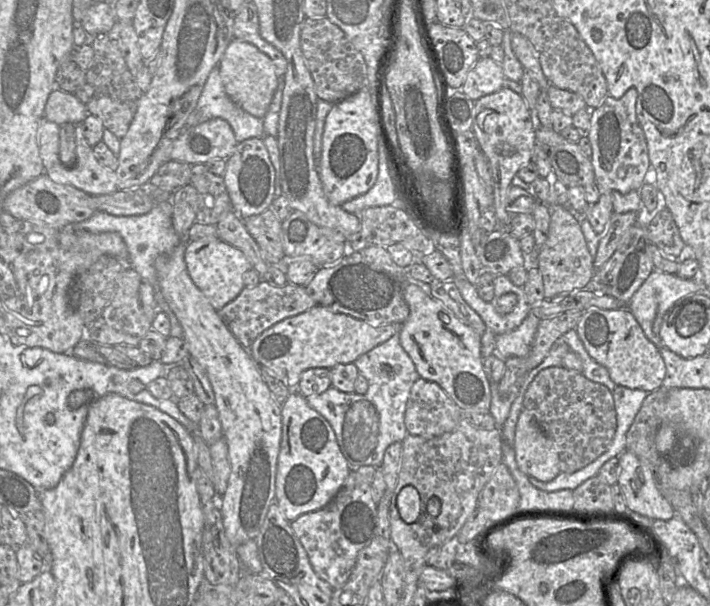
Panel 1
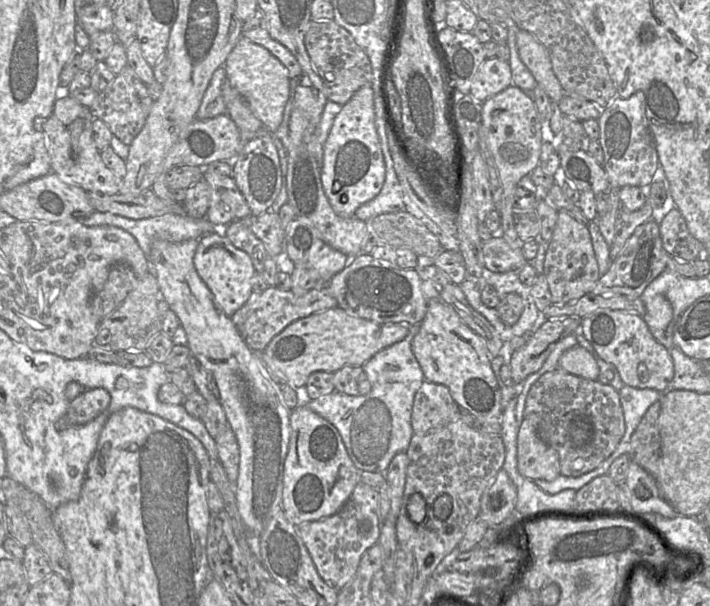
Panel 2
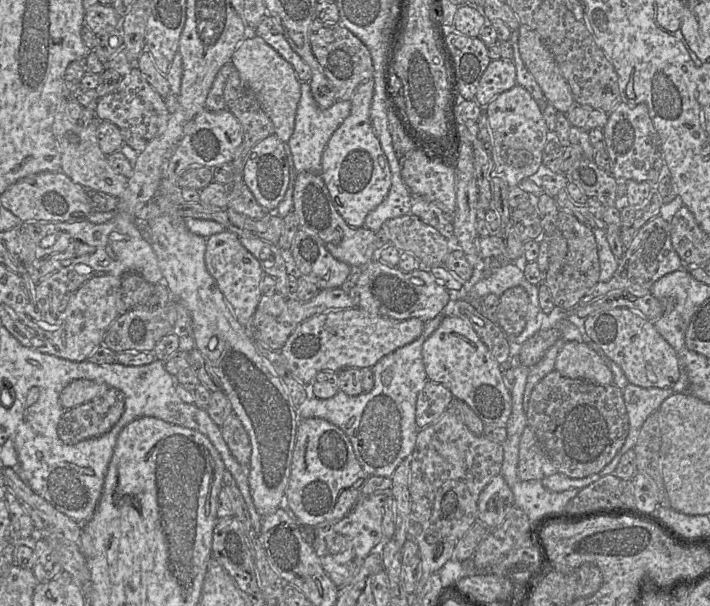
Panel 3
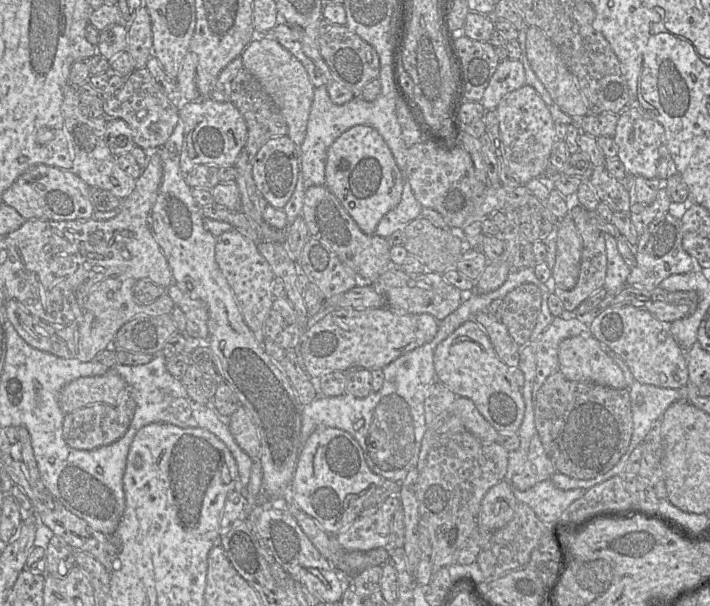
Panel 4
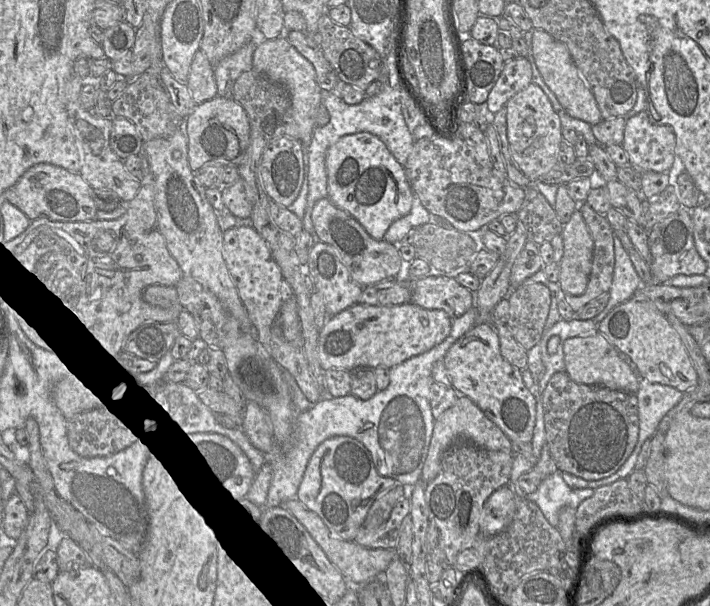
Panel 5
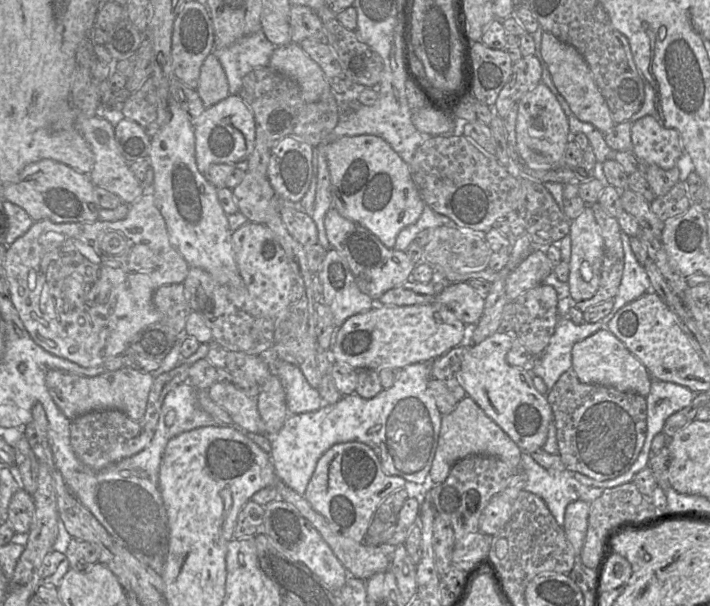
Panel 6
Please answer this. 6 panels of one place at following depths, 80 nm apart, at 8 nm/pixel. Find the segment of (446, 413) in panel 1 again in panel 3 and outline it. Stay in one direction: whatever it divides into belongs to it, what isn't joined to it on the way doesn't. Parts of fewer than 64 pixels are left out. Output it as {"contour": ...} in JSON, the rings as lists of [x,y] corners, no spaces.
{"contour":[[[429,380],[417,397],[417,427],[423,429],[436,422],[454,400],[450,390]]]}

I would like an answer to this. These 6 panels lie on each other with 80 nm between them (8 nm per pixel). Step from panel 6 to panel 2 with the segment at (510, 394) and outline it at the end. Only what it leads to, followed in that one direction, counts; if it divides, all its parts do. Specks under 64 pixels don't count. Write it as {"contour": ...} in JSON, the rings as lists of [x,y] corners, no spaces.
{"contour":[[[440,299],[431,300],[411,348],[425,381],[446,386],[455,403],[474,417],[501,417],[504,409],[500,387],[491,367],[493,357],[485,340],[472,331],[452,307]]]}

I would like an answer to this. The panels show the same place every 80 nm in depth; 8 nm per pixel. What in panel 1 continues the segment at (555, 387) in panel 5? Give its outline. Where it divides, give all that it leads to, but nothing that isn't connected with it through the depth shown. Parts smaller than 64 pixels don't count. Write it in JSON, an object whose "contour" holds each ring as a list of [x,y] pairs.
{"contour":[[[549,367],[540,371],[525,393],[523,408],[532,414],[543,432],[554,441],[557,446],[559,470],[563,473],[576,472],[594,462],[608,450],[617,430],[612,391],[587,379],[580,372],[565,367]]]}

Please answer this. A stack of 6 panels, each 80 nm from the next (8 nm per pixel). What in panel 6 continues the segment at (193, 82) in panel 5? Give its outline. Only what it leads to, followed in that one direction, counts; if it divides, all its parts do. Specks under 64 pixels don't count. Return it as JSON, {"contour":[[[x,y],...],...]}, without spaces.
{"contour":[[[212,53],[206,57],[201,66],[196,91],[206,108],[230,95],[225,71]]]}

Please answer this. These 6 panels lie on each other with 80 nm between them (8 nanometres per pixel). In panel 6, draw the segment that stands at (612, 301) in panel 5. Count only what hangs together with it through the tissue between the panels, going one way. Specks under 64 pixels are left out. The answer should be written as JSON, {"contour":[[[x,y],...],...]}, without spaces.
{"contour":[[[622,232],[621,239],[624,250],[623,275],[618,293],[613,299],[614,303],[611,312],[599,321],[606,326],[620,308],[642,297],[647,292],[651,291],[652,288],[646,271],[631,249],[630,236]]]}

